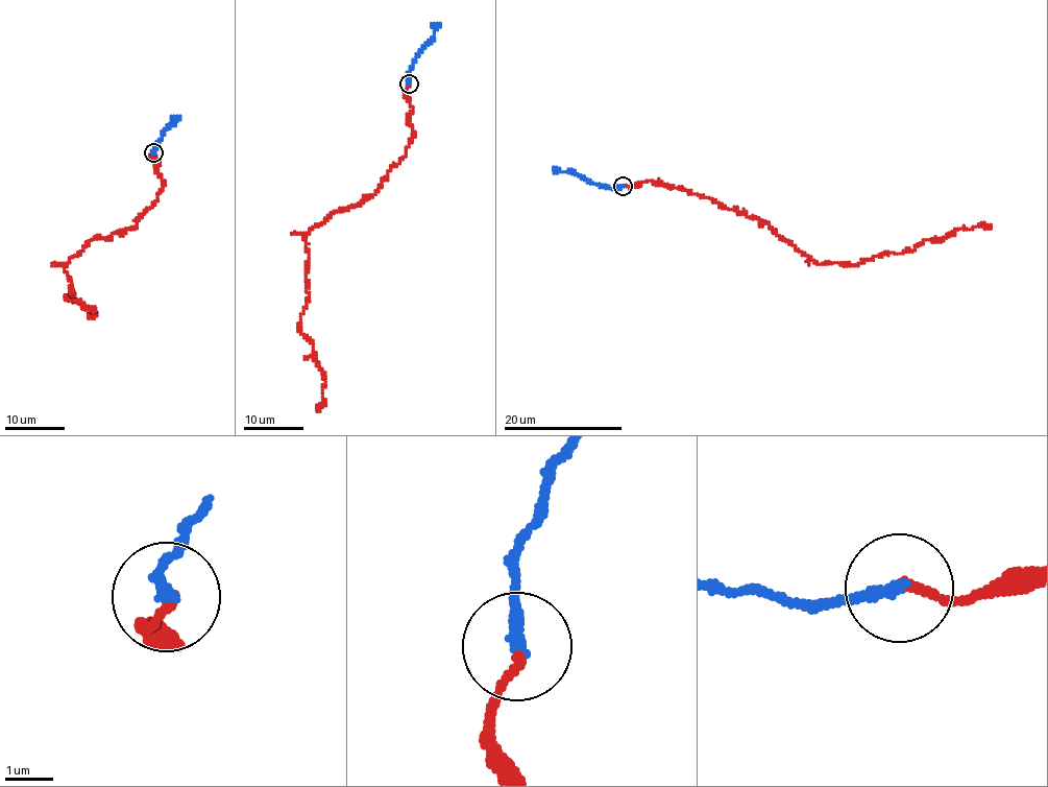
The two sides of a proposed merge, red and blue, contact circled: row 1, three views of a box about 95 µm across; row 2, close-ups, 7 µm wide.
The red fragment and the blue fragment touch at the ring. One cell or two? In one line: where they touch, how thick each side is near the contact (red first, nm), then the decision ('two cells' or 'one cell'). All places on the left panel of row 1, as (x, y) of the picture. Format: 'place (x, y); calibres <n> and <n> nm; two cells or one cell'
place (153, 152); calibres 180 and 240 nm; one cell

